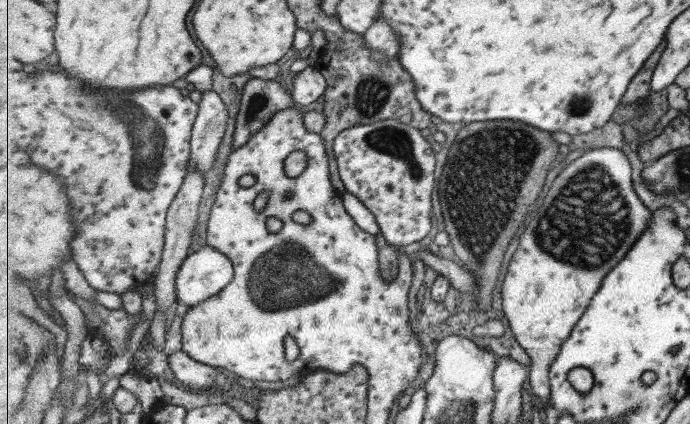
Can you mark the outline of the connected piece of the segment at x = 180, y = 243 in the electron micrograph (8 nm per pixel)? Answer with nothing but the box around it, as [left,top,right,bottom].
[156,170,205,315]

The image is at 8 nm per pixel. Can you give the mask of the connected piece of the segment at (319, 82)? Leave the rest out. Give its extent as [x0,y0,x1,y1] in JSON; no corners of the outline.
[292,66,328,108]

